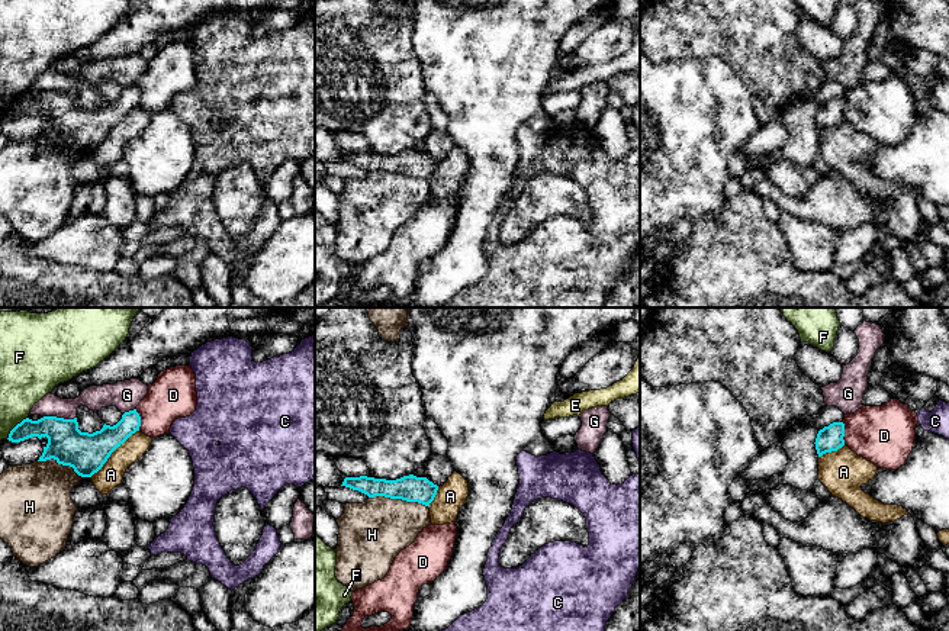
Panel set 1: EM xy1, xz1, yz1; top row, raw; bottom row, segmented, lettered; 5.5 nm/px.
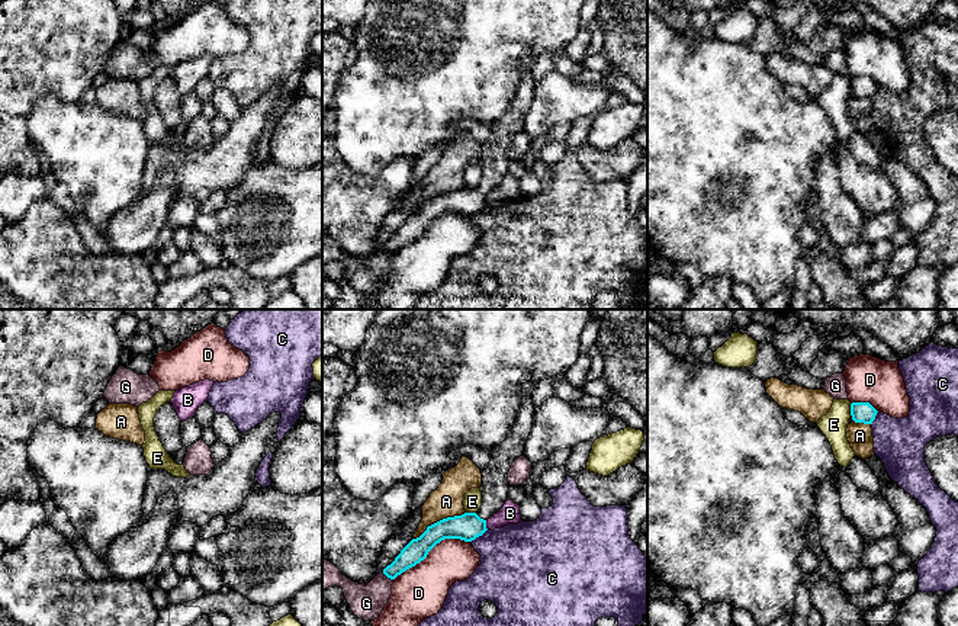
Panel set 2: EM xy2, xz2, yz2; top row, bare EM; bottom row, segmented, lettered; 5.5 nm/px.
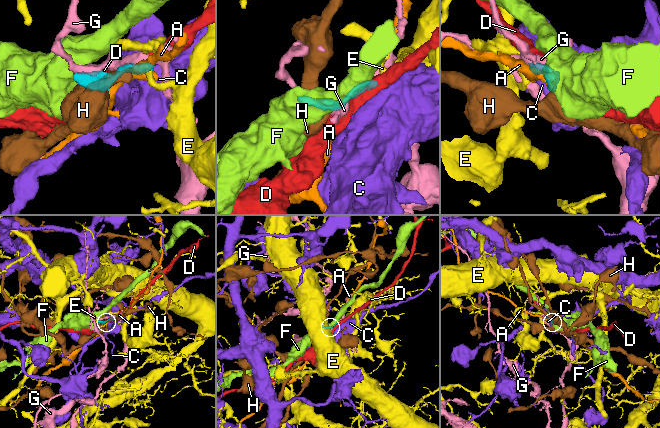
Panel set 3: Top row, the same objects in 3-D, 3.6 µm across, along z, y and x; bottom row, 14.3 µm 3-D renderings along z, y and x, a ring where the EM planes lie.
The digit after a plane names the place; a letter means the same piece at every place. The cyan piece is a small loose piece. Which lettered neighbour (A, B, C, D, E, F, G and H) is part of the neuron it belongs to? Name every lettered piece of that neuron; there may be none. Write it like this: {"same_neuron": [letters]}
{"same_neuron": []}

